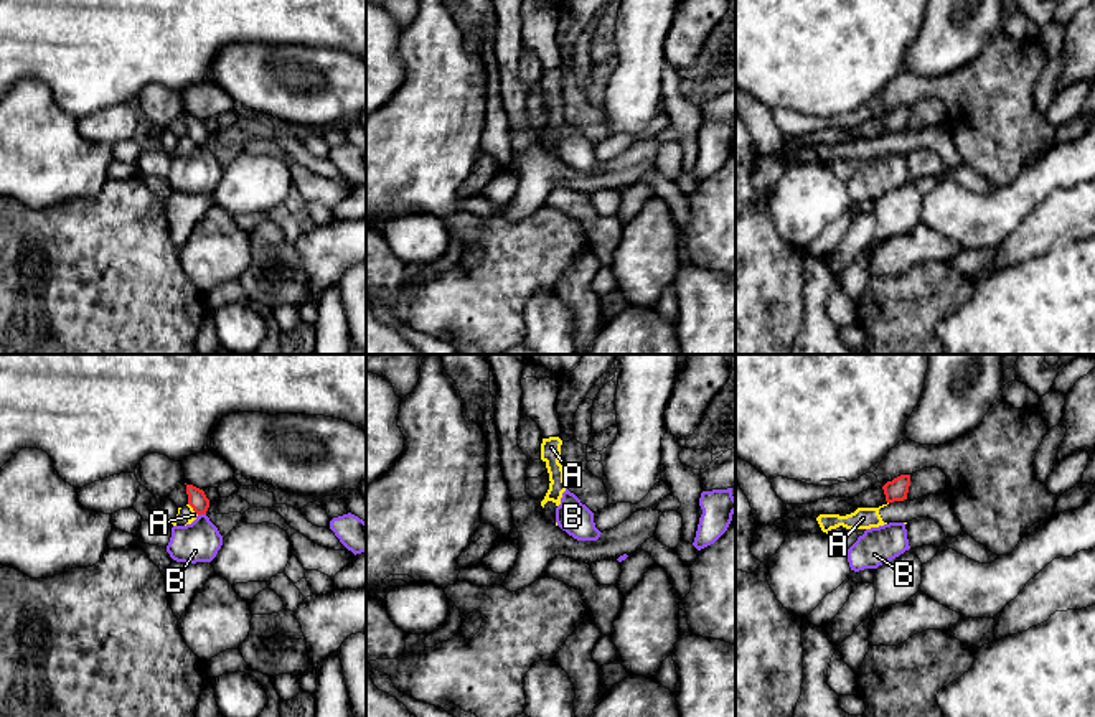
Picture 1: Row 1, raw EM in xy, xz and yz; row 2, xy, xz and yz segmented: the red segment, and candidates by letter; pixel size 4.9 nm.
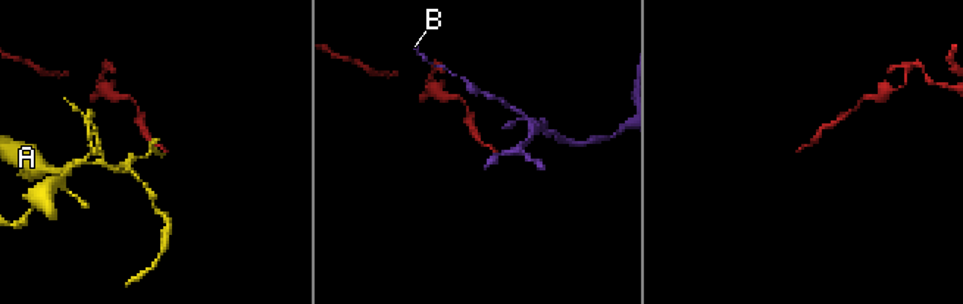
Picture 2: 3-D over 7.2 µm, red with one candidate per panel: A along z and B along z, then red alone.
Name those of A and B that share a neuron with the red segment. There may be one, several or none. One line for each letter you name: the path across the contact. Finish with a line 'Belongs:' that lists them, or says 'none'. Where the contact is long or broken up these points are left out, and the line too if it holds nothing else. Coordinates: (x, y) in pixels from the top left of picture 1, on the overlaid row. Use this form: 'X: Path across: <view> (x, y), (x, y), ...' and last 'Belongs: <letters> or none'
Belongs: none

